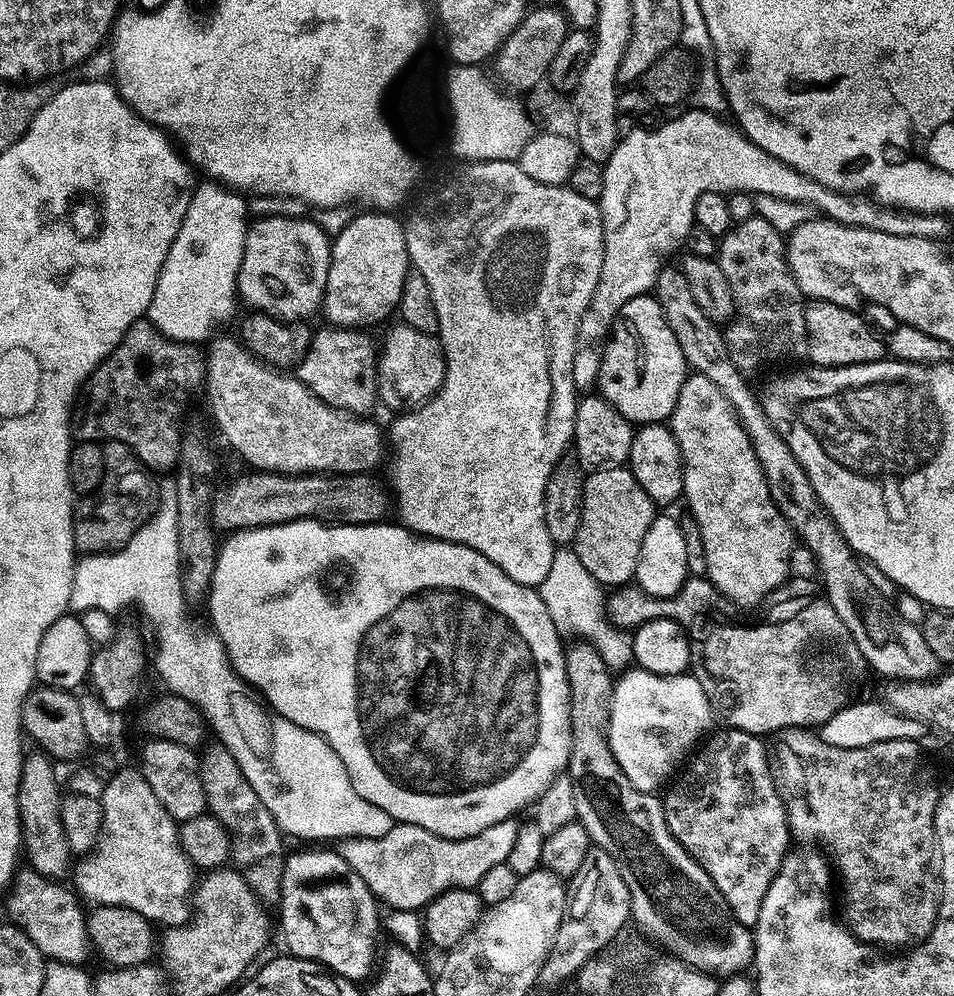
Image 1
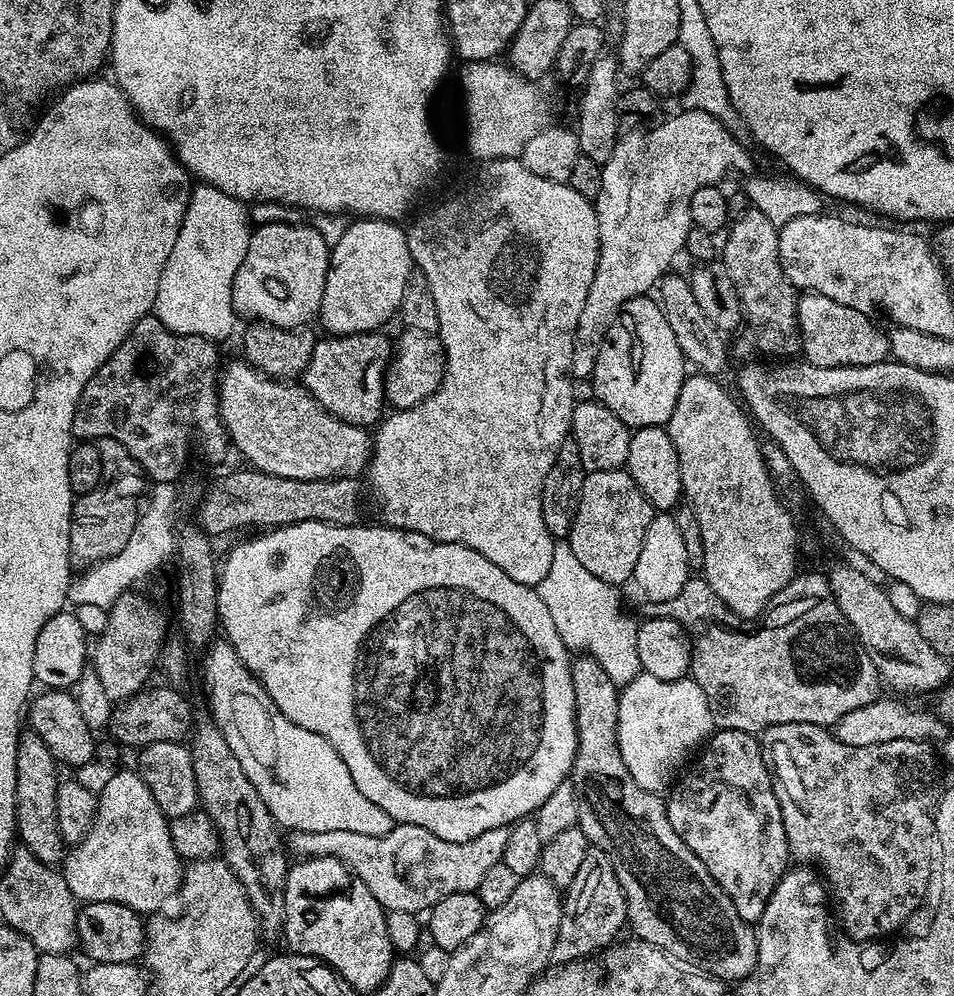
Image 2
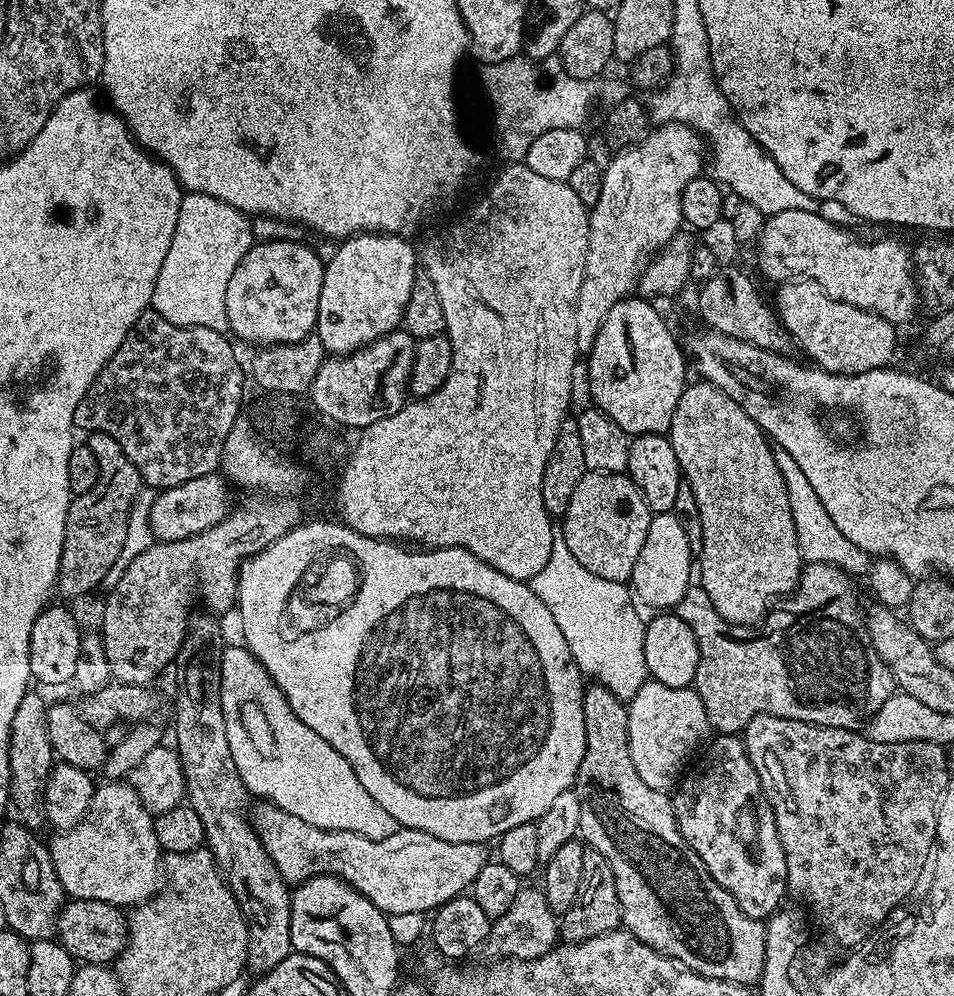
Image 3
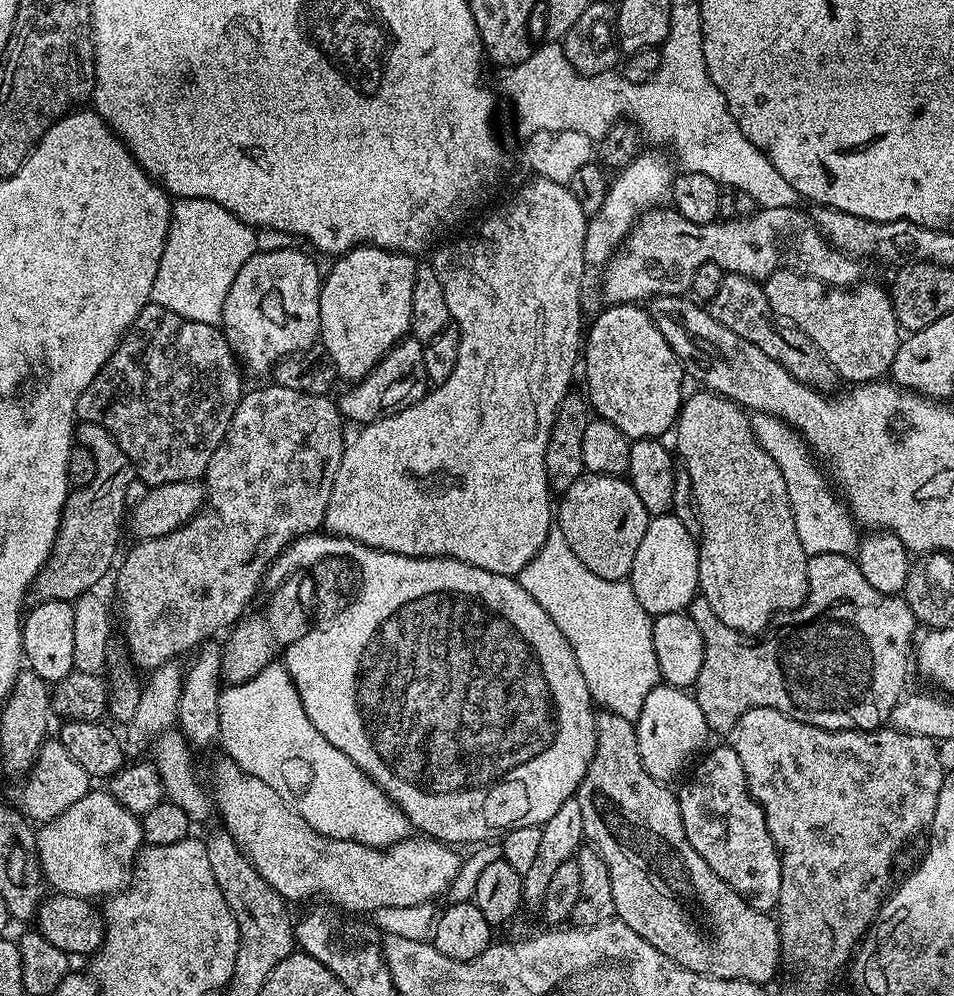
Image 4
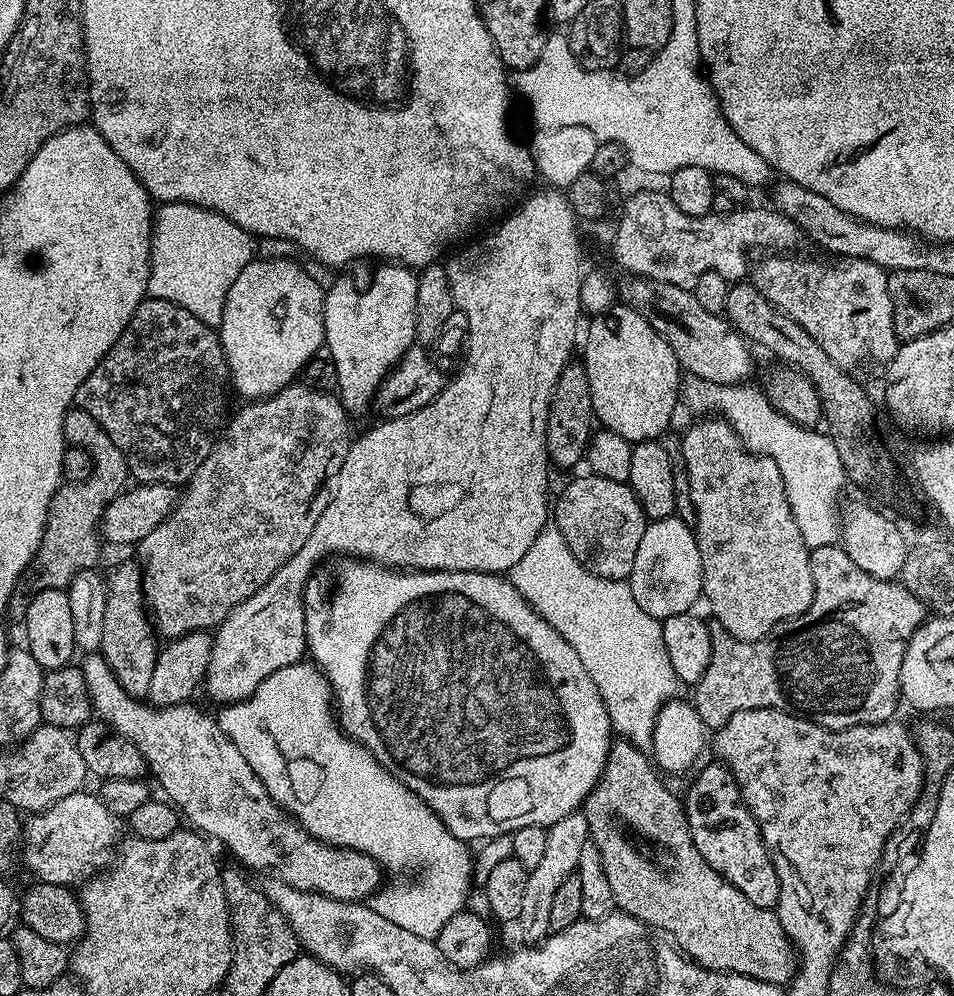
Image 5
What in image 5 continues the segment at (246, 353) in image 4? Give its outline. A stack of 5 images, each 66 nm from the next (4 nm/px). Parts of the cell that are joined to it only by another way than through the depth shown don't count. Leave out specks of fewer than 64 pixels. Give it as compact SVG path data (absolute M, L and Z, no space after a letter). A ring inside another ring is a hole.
M252 259L234 278L230 294L226 294L226 306L222 310L222 322L218 326L224 357L228 363L228 379L245 401L263 400L280 392L307 369L310 361L325 347L324 343L324 293L325 289L304 268L292 260Z

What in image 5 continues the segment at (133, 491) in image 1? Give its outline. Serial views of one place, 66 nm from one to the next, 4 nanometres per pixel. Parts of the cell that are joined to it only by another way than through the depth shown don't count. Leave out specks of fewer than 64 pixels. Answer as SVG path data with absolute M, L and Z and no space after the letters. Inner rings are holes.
M71 407L62 422L65 441L73 448L85 448L90 454L93 462L93 470L90 478L79 482L64 482L54 494L54 498L48 507L46 526L42 534L42 542L34 554L28 569L21 574L12 597L8 599L7 615L13 616L16 622L23 621L28 601L36 593L42 590L67 589L78 573L85 570L92 570L97 567L100 560L100 544L102 545L102 533L100 530L100 519L104 517L104 511L108 503L125 491L130 480L128 463L110 442L110 434L86 414L86 410L78 407Z

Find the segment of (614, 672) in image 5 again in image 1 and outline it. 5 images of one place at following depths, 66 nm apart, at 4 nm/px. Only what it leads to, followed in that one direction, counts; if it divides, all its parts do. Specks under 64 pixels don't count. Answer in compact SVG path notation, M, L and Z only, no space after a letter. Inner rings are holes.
M560 546L553 551L550 570L546 578L542 578L538 591L560 633L574 632L578 635L575 637L581 641L593 644L610 670L624 670L633 663L631 635L627 631L613 628L609 623L606 617L605 589L592 577L590 570L582 566L578 554L571 547Z

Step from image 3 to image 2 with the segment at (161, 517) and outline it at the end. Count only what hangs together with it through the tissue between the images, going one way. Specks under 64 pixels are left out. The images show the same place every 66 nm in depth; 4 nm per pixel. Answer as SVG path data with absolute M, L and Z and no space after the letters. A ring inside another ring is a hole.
M247 470L232 472L216 480L208 488L200 504L199 527L209 537L217 538L223 532L236 532L253 524L256 530L282 528L285 524L301 524L317 520L323 524L352 526L360 516L360 480L291 480L265 472Z

